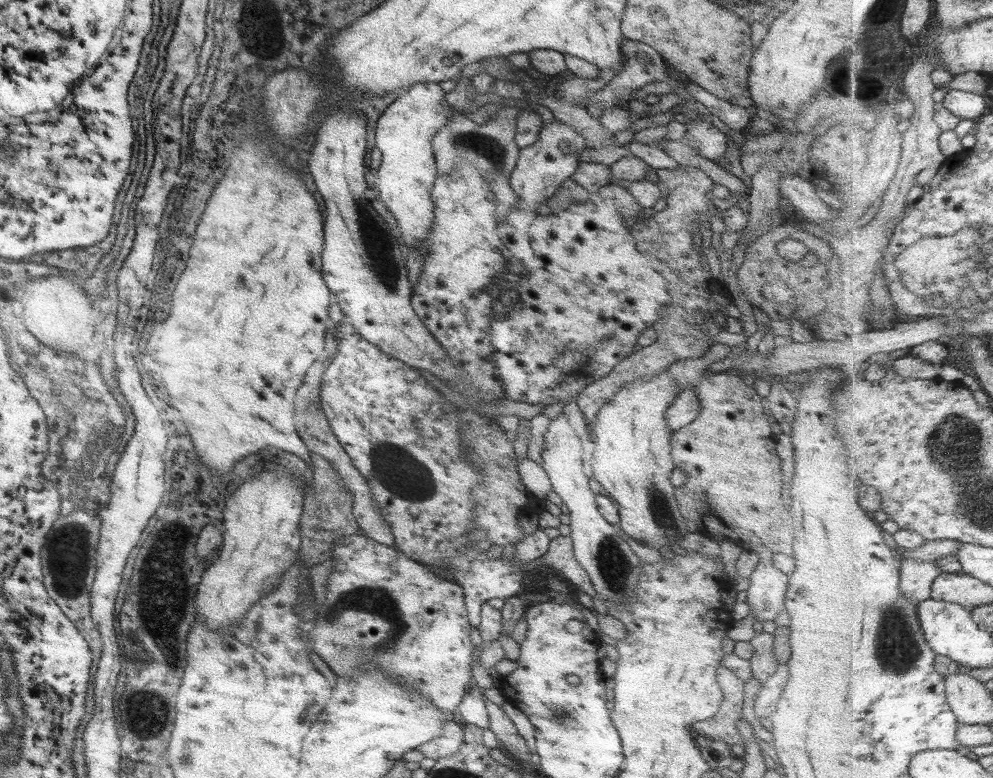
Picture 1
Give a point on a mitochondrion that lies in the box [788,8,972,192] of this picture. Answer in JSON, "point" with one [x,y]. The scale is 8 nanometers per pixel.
{"point":[851,78]}

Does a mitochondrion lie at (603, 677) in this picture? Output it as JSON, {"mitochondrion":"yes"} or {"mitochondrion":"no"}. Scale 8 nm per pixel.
{"mitochondrion":"no"}

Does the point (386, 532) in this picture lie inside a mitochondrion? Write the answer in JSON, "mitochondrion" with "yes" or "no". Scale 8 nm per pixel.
{"mitochondrion":"no"}

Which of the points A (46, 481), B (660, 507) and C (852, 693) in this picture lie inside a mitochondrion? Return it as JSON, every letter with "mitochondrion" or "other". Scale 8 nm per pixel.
{"A":"other","B":"mitochondrion","C":"other"}

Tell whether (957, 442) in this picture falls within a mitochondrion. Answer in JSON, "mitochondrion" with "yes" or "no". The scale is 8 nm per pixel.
{"mitochondrion":"yes"}

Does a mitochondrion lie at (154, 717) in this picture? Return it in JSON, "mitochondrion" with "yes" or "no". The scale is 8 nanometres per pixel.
{"mitochondrion":"yes"}

